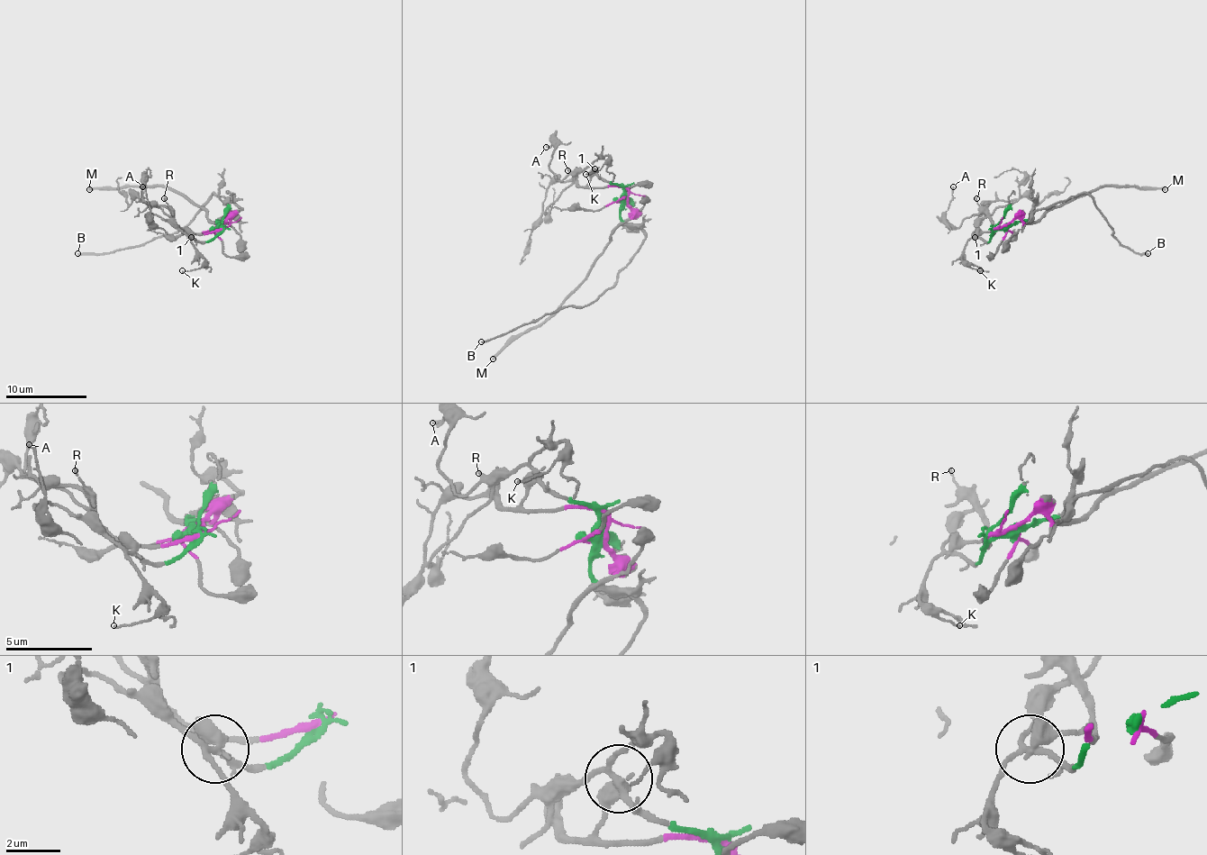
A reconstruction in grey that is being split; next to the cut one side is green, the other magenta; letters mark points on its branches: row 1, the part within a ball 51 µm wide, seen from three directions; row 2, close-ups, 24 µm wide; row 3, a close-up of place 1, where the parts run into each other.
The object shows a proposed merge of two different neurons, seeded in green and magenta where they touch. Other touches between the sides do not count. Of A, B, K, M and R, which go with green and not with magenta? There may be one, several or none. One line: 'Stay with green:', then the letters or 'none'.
Stay with green: A, B, K

